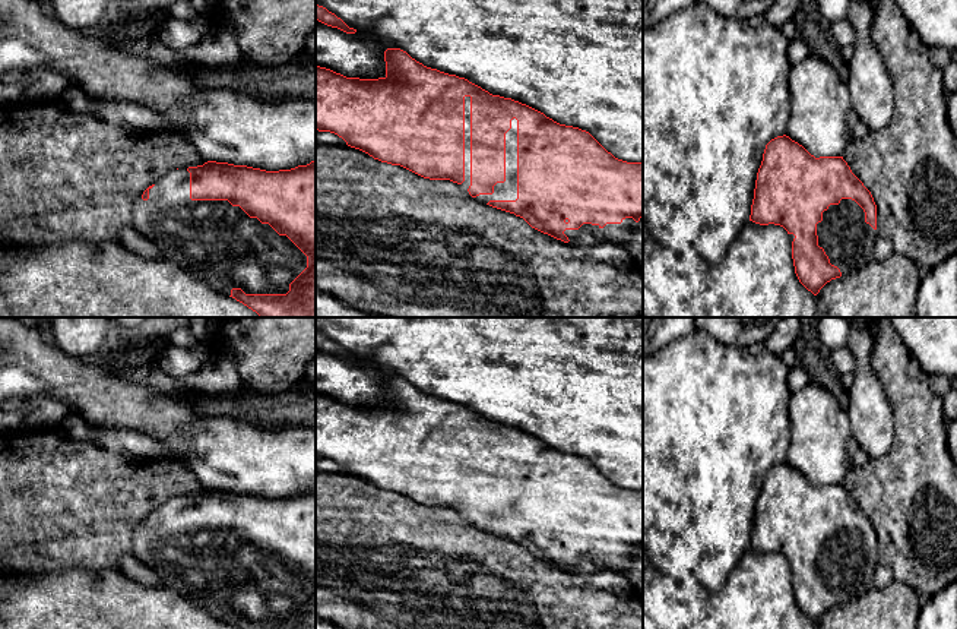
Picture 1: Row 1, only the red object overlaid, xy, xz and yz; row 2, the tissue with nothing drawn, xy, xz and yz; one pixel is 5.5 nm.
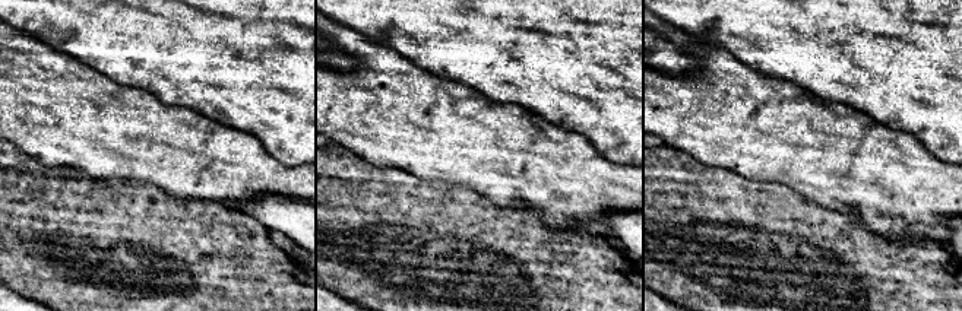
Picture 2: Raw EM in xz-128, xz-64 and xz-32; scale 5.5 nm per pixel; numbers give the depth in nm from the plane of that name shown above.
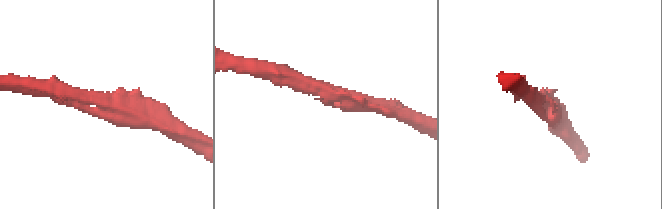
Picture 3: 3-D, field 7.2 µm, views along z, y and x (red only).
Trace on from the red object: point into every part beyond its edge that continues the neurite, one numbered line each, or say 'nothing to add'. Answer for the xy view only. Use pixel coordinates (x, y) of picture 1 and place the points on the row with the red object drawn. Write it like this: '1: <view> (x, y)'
1: xy (218, 243)

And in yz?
1: yz (848, 240)

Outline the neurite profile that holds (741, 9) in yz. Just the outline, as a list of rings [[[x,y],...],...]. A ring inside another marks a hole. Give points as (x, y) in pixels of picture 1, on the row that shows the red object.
[[[695,0],[707,4],[716,13],[726,18],[748,20],[754,15],[764,15],[774,0]]]

